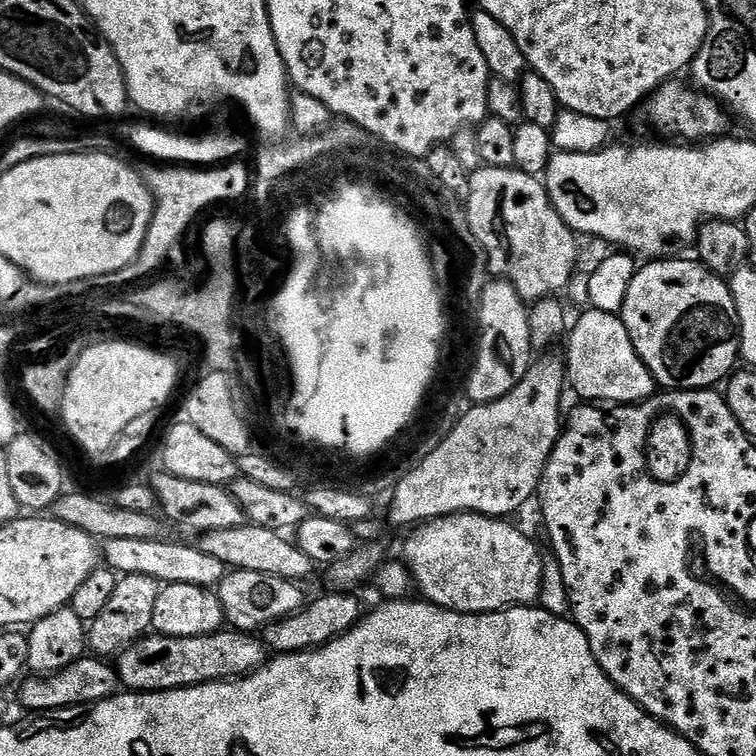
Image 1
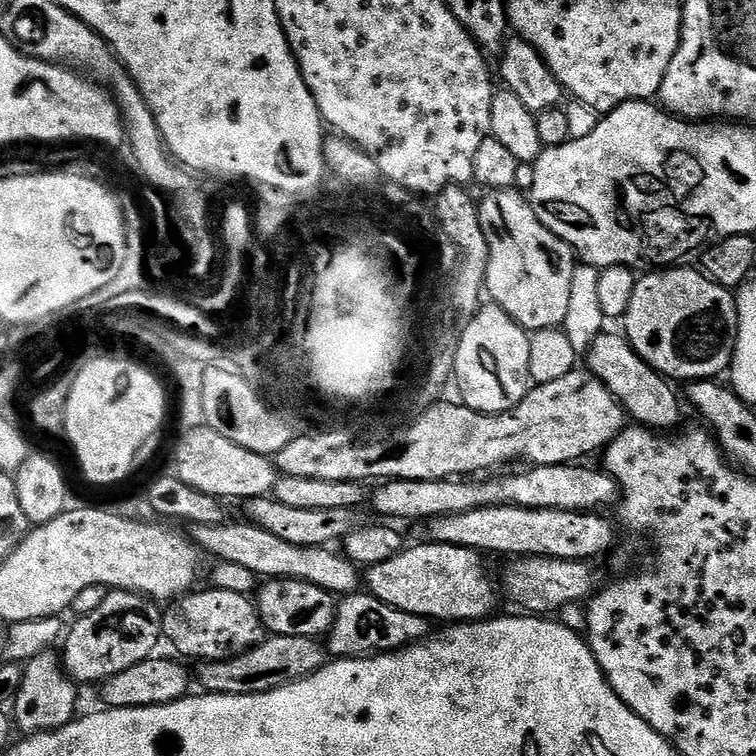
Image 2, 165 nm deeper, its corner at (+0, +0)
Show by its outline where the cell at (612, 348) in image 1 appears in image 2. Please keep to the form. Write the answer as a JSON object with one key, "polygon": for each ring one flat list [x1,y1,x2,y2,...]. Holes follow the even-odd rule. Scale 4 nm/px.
{"polygon":[[605,331,586,353,587,371,594,373,620,399,624,411,637,425,653,430,672,430,680,420,680,400,671,383,633,350,623,335]]}

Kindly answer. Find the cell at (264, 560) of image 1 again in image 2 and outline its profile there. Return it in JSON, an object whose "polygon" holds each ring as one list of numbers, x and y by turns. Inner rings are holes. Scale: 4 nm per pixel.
{"polygon":[[423,543,405,547,394,558,371,565,366,572,367,591,386,606,394,606,394,610,424,616,429,622,489,619,497,611,496,588,488,577,485,557,473,548]]}

